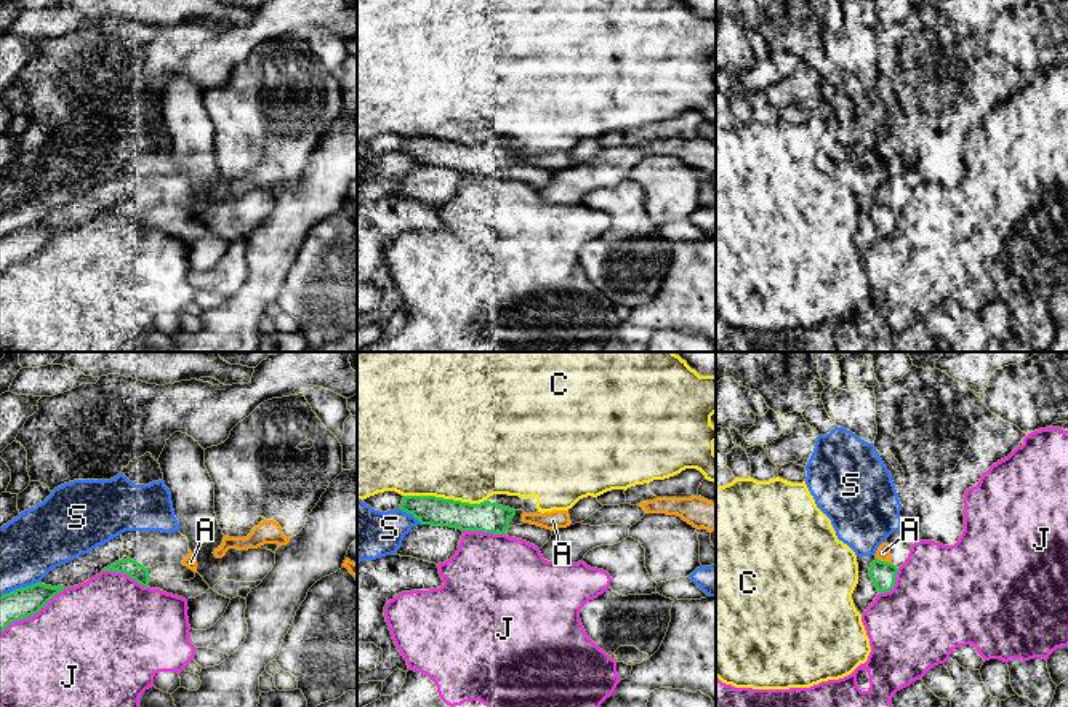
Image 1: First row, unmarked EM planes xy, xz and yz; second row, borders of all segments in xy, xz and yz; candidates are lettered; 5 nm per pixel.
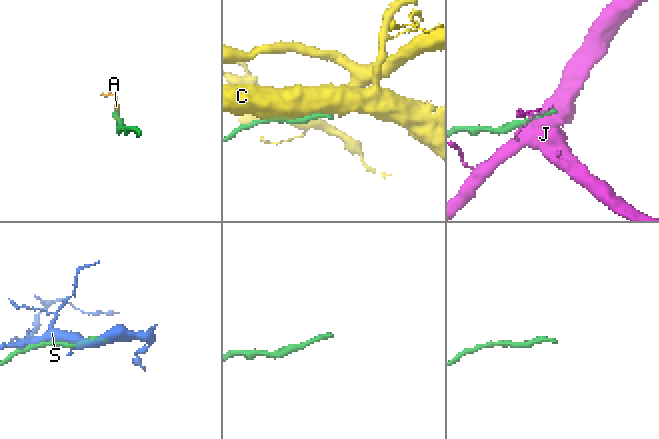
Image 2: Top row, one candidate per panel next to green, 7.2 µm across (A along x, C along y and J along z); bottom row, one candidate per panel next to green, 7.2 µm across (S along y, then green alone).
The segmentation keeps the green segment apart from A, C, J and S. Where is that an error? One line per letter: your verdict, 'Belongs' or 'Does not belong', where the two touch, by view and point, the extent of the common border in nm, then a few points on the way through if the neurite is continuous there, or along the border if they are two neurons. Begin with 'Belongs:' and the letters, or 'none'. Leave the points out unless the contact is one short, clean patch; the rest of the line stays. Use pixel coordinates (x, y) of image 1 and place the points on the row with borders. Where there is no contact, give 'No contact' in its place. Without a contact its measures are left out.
Belongs: none
A: Does not belong. Touches green at yz (884, 562). Shared border 90 nm
C: Does not belong. Touches green at xz (445, 499). Shared border 420 nm
J: Does not belong. Touches green at xy (32, 615). Shared border 400 nm
S: Does not belong. Touches green at xz (410, 512). Shared border 140 nm

